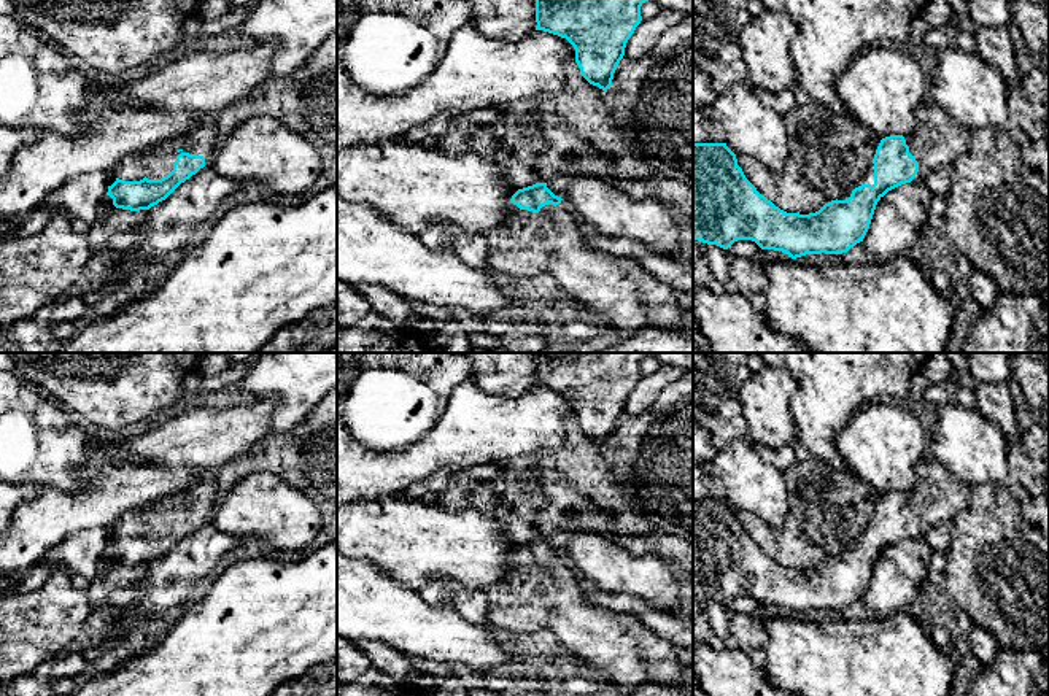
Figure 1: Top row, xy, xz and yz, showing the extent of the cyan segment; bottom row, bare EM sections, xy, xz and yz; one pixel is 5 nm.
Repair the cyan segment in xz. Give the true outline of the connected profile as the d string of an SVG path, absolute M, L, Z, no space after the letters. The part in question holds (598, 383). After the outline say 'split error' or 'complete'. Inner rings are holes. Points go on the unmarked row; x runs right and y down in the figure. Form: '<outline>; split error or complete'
M534 353L536 386L566 394L575 405L580 431L593 442L607 448L614 429L625 412L625 404L641 380L641 362L658 353Z; complete

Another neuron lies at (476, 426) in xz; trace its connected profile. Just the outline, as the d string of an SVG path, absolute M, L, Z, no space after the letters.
M466 380L448 396L437 423L421 440L396 448L375 450L362 445L337 421L337 504L397 494L439 470L464 470L483 462L531 456L536 450L558 450L564 445L564 424L575 416L574 402L558 391L534 386L517 396L493 396Z

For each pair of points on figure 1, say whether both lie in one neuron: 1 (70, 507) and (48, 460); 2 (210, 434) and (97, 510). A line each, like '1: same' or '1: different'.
1: different
2: same

